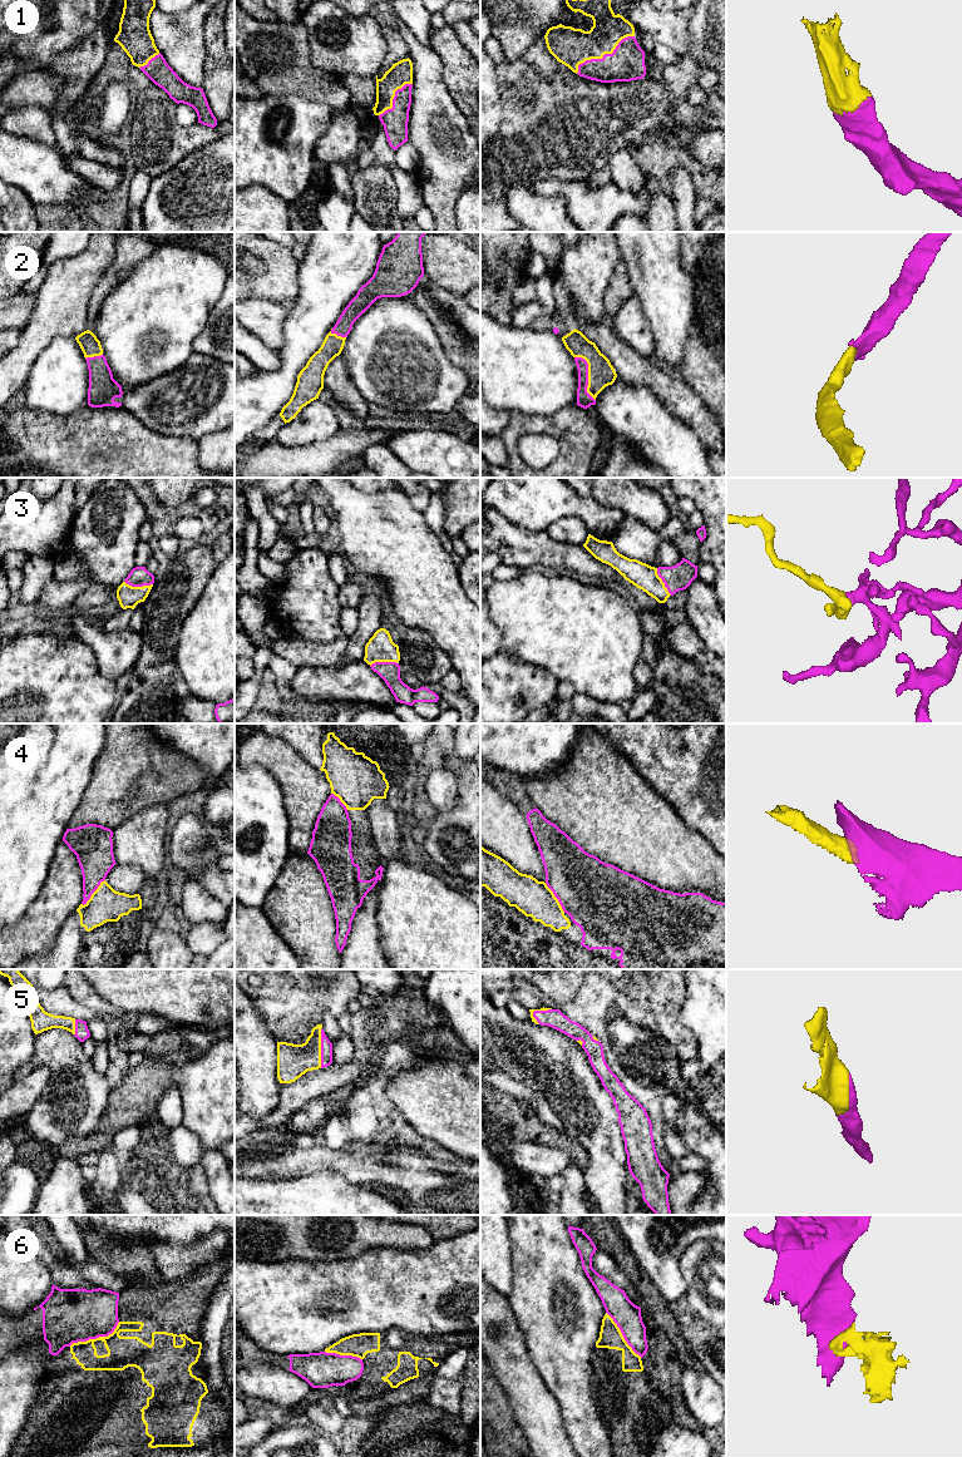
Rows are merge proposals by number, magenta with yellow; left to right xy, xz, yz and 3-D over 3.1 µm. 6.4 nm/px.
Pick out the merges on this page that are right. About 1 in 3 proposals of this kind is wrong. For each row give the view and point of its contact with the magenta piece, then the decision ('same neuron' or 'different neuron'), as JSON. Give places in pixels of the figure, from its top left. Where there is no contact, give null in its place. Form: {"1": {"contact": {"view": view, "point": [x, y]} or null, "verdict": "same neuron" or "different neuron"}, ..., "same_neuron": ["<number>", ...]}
{"1": {"contact": {"view": "yz", "point": [603, 55]}, "verdict": "same neuron"}, "2": {"contact": {"view": "yz", "point": [587, 375]}, "verdict": "same neuron"}, "3": {"contact": {"view": "xy", "point": [138, 586]}, "verdict": "same neuron"}, "4": {"contact": {"view": "xy", "point": [93, 892]}, "verdict": "different neuron"}, "5": {"contact": {"view": "xz", "point": [321, 1047]}, "verdict": "same neuron"}, "6": {"contact": {"view": "xy", "point": [95, 1338]}, "verdict": "different neuron"}, "same_neuron": ["1", "2", "3", "5"]}

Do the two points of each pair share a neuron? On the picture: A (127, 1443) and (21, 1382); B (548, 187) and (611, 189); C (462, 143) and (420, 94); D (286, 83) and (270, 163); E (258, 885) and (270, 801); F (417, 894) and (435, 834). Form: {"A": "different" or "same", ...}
{"A": "different", "B": "same", "C": "same", "D": "different", "E": "same", "F": "different"}

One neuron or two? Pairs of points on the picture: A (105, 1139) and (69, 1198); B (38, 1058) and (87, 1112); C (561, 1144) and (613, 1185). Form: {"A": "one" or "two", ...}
{"A": "two", "B": "one", "C": "two"}

